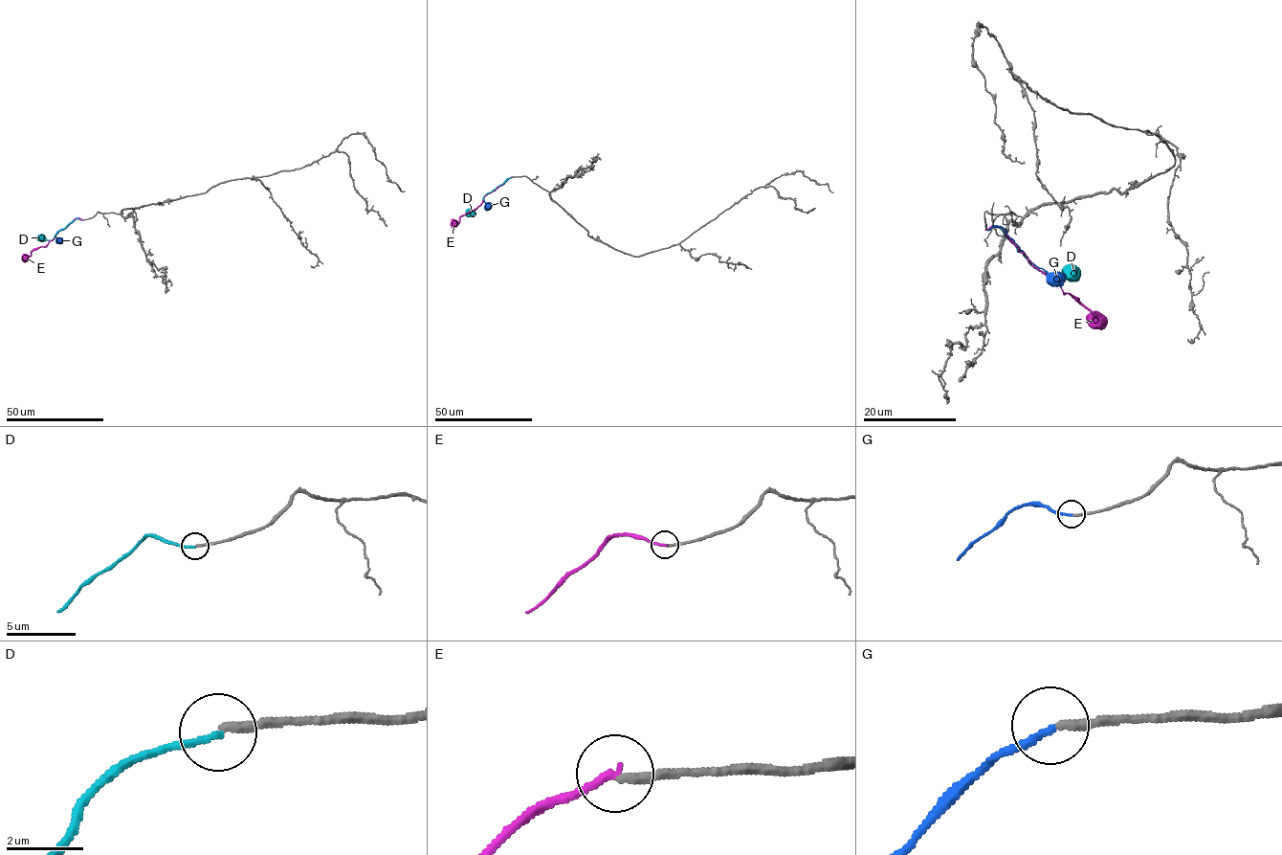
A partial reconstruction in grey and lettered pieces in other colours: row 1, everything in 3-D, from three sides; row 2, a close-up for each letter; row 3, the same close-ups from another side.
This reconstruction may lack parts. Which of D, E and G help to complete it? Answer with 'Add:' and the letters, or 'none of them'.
Add: G

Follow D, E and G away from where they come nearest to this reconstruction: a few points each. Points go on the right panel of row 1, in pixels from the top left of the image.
D: (987, 230), (998, 226), (1036, 268), (1052, 277), (1063, 279), (1065, 267), (1073, 269)
E: (985, 230), (999, 226), (1026, 258), (1049, 275), (1064, 292), (1070, 293), (1094, 314), (1098, 314), (1098, 323)
G: (987, 230), (1001, 226), (1037, 267), (1064, 281)

